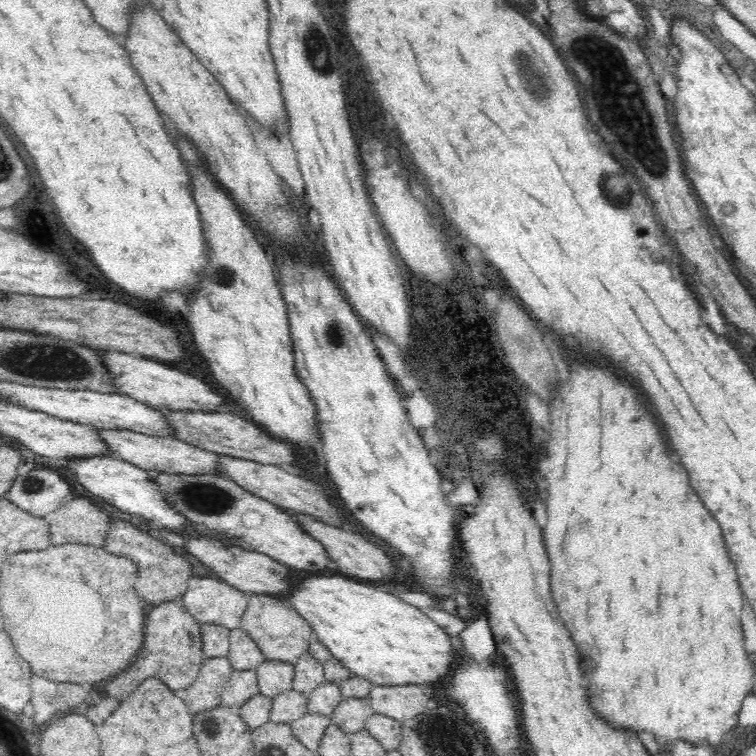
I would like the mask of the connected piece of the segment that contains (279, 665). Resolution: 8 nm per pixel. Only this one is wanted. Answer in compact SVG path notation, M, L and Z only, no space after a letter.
M267 660L254 669L257 674L260 694L273 697L293 689L294 665L282 661Z

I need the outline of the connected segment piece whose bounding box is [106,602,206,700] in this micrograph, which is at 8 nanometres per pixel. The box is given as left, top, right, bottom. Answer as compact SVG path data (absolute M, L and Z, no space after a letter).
M166 602L156 606L146 618L146 638L144 646L134 660L134 664L112 678L106 686L108 696L124 700L130 692L134 692L146 678L158 678L172 690L183 693L199 675L206 658L203 656L201 623L196 620L183 606L176 606L174 602Z

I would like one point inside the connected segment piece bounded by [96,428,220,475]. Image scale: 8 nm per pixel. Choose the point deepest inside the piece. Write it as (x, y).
(169, 455)

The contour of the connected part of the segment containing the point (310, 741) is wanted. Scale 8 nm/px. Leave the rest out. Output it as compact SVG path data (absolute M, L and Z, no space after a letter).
M308 713L290 723L294 736L305 748L316 752L326 728L333 723L329 715Z

